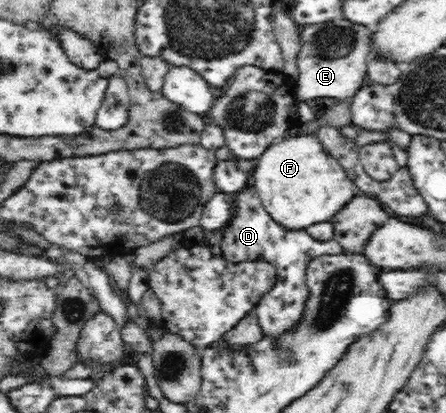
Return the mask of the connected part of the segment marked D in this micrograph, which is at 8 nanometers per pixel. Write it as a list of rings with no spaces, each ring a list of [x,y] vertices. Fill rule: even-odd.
[[[244,187],[233,195],[237,209],[223,232],[220,244],[222,255],[231,261],[256,261],[261,258],[276,269],[276,282],[257,302],[255,311],[264,336],[280,336],[281,332],[295,325],[302,316],[304,301],[309,295],[305,281],[311,260],[322,255],[344,252],[334,239],[326,242],[316,240],[305,229],[288,229],[280,226],[270,213],[266,212],[254,187]]]

